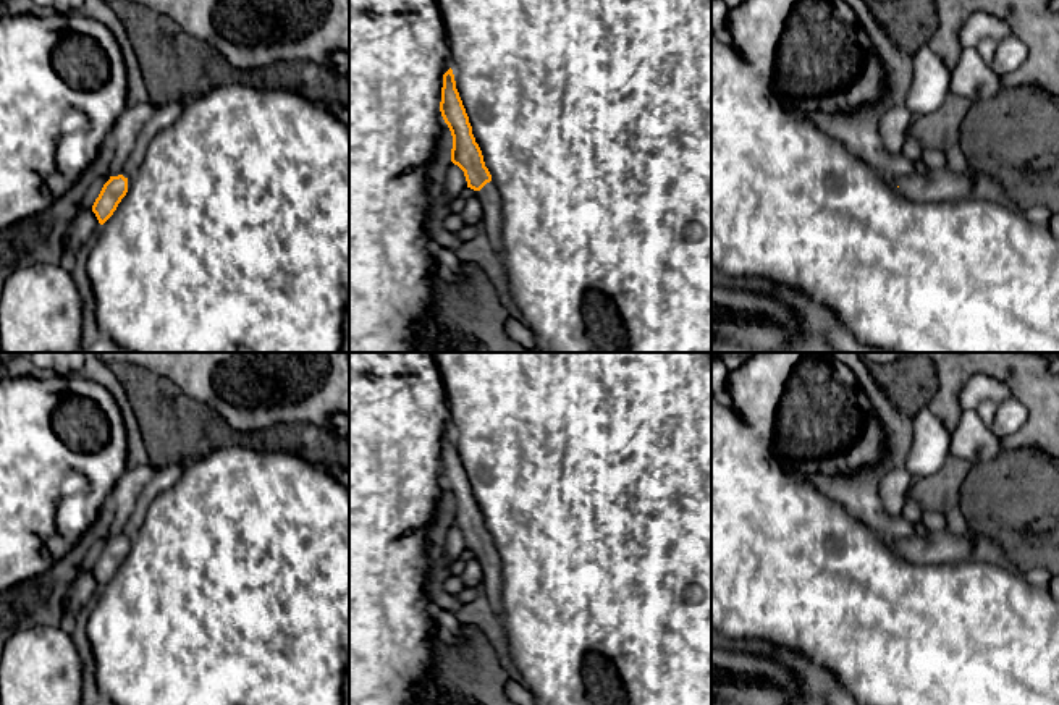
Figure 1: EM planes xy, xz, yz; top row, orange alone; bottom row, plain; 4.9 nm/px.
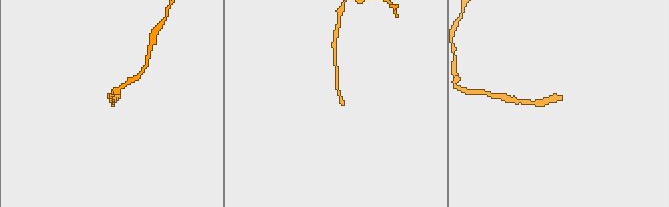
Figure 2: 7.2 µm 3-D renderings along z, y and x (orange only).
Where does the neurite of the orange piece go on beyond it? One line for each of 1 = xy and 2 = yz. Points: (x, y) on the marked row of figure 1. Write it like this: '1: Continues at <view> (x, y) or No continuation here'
1: No continuation here
2: No continuation here

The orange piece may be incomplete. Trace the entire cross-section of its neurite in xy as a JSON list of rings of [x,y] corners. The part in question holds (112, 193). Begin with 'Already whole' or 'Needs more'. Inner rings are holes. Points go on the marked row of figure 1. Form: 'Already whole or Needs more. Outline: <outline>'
Already whole. Outline: [[[123,175],[110,176],[92,205],[92,212],[95,213],[100,225],[103,225],[113,215],[126,192],[128,178]]]

